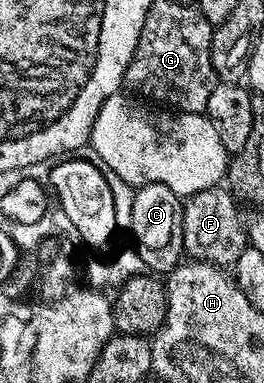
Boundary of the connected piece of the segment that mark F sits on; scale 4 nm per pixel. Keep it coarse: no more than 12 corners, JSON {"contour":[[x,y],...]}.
{"contour":[[225,187],[182,206],[184,252],[223,270],[248,246],[239,203]]}

